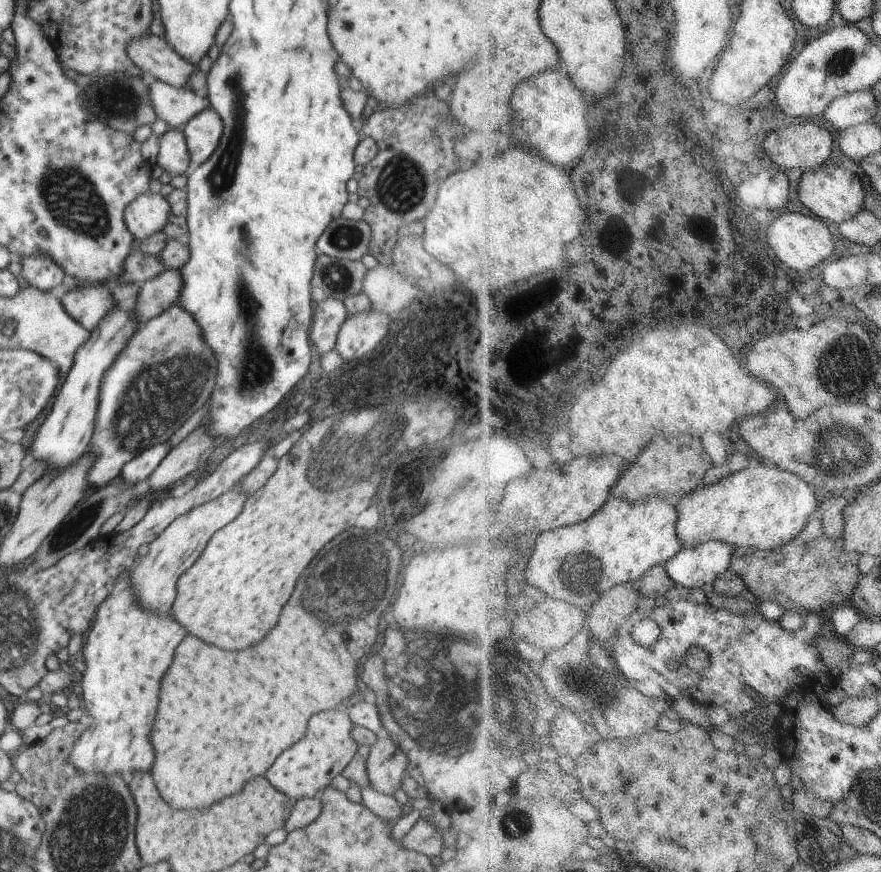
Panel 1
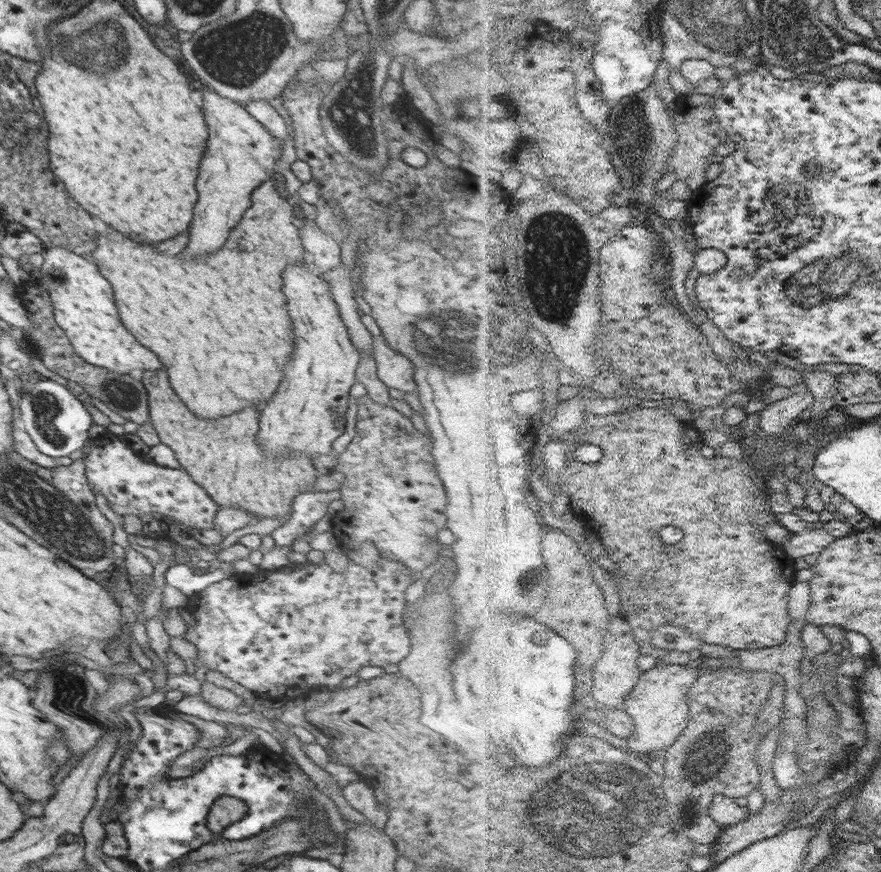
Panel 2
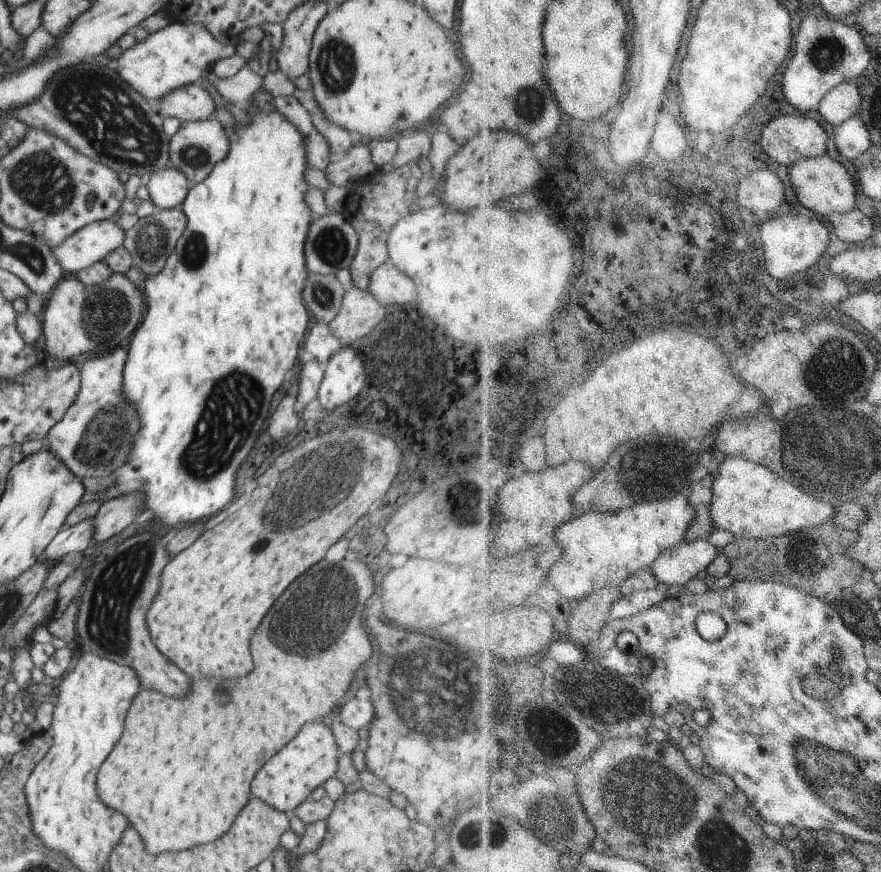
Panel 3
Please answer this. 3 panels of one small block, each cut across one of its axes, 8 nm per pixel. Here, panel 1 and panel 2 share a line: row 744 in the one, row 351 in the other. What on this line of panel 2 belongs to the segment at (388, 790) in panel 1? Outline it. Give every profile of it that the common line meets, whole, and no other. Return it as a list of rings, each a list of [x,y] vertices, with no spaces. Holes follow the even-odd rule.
[[[373,339],[373,359],[376,361],[377,377],[388,388],[396,388],[404,393],[417,392],[413,379],[415,366],[407,356],[390,348],[384,340]]]

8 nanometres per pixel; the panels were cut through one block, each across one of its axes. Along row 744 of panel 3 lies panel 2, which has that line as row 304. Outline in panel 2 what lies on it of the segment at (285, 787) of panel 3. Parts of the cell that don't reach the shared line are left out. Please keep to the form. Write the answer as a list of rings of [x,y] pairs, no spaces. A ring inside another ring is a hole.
[[[304,260],[284,270],[284,296],[288,302],[288,312],[294,330],[294,354],[284,368],[284,380],[274,396],[268,400],[268,406],[260,416],[260,432],[258,442],[268,450],[270,456],[282,456],[286,450],[306,452],[311,459],[315,455],[330,455],[332,444],[343,435],[346,428],[346,409],[348,408],[350,387],[358,380],[355,378],[360,354],[352,344],[348,327],[340,316],[336,301],[329,291],[327,280],[322,277],[322,271],[310,270]]]

